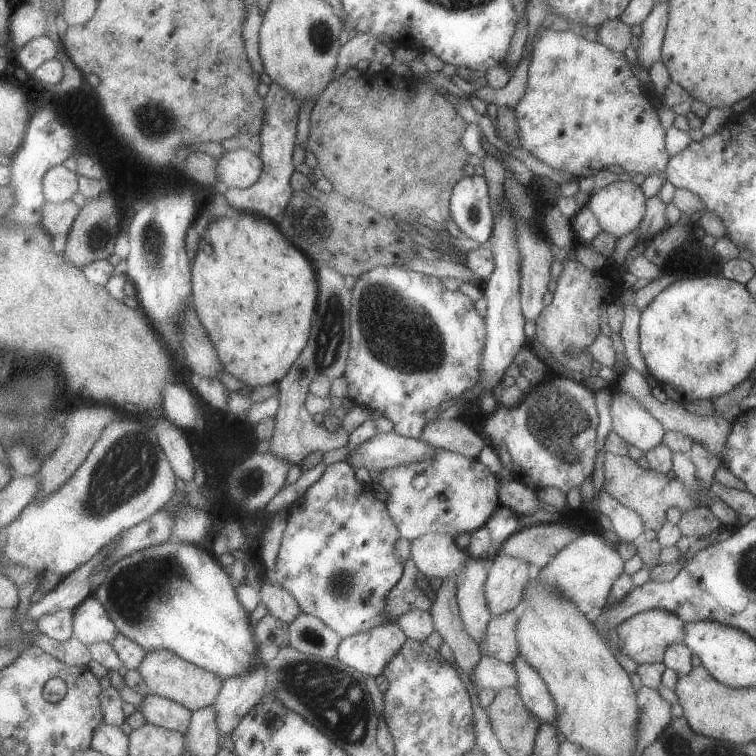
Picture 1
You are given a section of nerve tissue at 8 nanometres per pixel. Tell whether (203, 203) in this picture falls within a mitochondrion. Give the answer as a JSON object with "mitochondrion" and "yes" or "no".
{"mitochondrion":"no"}

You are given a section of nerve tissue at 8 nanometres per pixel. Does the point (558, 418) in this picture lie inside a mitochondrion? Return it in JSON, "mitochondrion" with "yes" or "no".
{"mitochondrion":"yes"}

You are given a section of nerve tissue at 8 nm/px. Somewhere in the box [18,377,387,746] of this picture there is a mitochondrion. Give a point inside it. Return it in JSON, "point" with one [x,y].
{"point":[130,466]}

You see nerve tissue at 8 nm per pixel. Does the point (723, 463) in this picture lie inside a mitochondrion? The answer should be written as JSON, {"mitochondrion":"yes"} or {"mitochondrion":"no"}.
{"mitochondrion":"no"}

